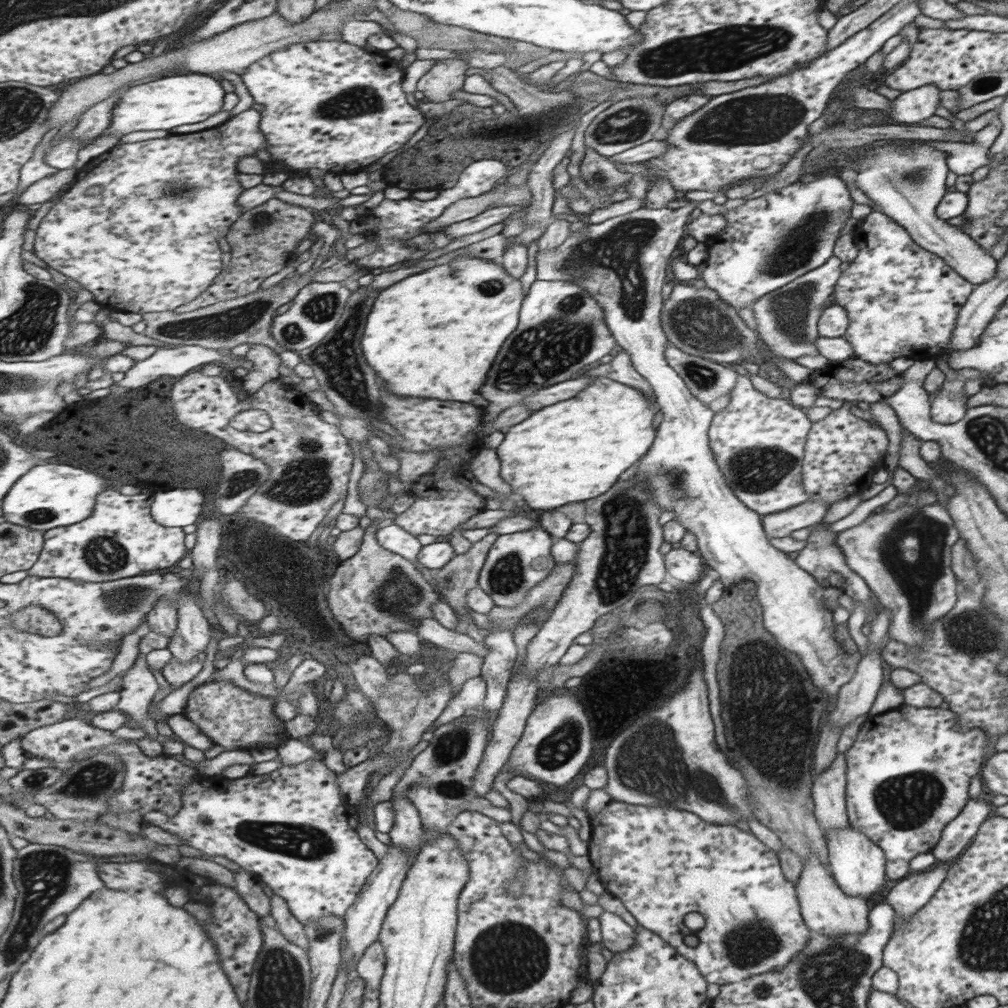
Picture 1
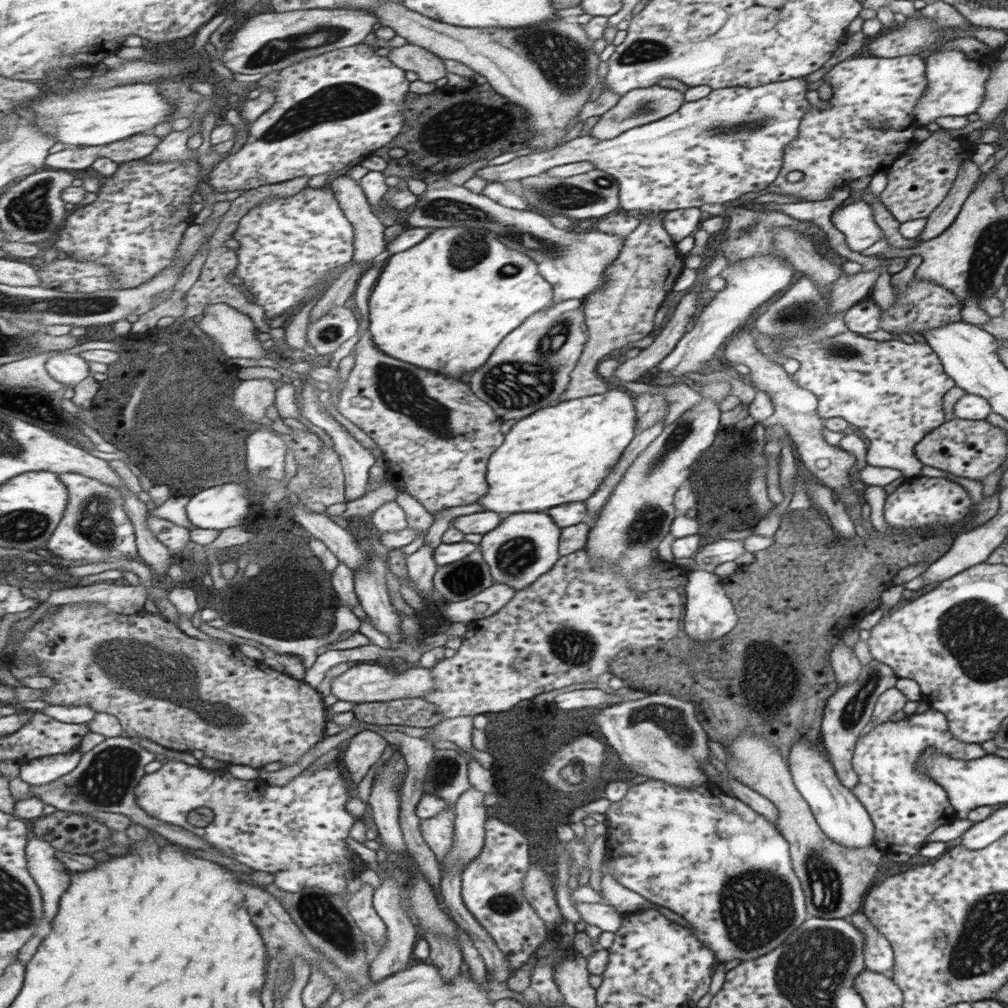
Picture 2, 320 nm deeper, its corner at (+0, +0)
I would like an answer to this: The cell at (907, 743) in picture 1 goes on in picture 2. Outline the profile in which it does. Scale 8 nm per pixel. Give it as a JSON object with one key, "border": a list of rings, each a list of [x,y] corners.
{"border":[[[931,708],[922,714],[907,715],[899,721],[877,723],[869,732],[856,740],[852,769],[859,775],[859,781],[850,790],[871,815],[876,825],[877,844],[874,848],[883,851],[885,855],[903,853],[910,857],[918,856],[918,851],[924,846],[927,835],[937,826],[951,824],[956,818],[954,807],[950,801],[947,802],[948,795],[945,794],[947,791],[927,774],[922,774],[920,769],[917,769],[917,760],[921,758],[923,750],[928,747],[933,747],[936,753],[956,759],[973,760],[986,755],[979,743],[964,743],[956,739],[947,729],[945,716]]]}

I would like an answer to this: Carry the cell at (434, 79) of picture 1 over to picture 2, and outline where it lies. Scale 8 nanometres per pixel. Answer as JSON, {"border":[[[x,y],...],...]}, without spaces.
{"border":[[[411,44],[393,47],[388,57],[403,70],[415,72],[419,79],[426,83],[434,83],[447,76],[446,64],[426,47]]]}

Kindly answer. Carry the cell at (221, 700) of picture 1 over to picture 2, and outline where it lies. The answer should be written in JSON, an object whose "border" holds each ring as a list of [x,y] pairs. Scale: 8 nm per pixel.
{"border":[[[81,603],[81,604],[67,604],[62,605],[61,608],[57,610],[56,613],[47,614],[47,616],[41,617],[28,631],[25,631],[23,639],[20,640],[14,646],[14,655],[15,656],[32,656],[36,662],[41,662],[44,664],[42,671],[40,674],[43,676],[48,676],[51,679],[54,679],[54,685],[49,687],[48,689],[42,690],[44,694],[42,698],[47,701],[49,704],[54,706],[89,706],[93,708],[93,711],[97,711],[97,713],[108,713],[114,715],[122,724],[124,728],[124,732],[126,736],[131,736],[132,738],[136,738],[136,736],[140,736],[141,738],[148,738],[151,742],[155,742],[167,749],[178,750],[181,752],[189,752],[192,750],[201,750],[204,754],[211,758],[219,758],[219,760],[227,760],[229,764],[249,764],[249,766],[253,766],[253,768],[263,768],[263,766],[267,766],[268,764],[275,763],[275,762],[282,762],[285,766],[289,767],[296,763],[297,760],[303,758],[306,754],[309,754],[311,750],[315,750],[317,745],[326,739],[325,735],[325,726],[327,726],[327,718],[325,718],[325,709],[323,708],[323,695],[319,689],[313,688],[304,679],[297,680],[292,678],[291,676],[287,675],[284,671],[278,672],[274,670],[273,667],[270,667],[265,661],[258,661],[251,658],[247,658],[241,650],[238,650],[235,645],[230,644],[226,641],[221,641],[220,643],[217,642],[209,642],[209,640],[197,640],[197,638],[191,638],[191,636],[187,636],[181,628],[173,622],[169,622],[165,616],[161,616],[161,614],[153,614],[153,612],[145,612],[141,611],[140,613],[136,614],[117,614],[117,612],[111,612],[107,606],[103,604],[99,604],[96,607],[91,607],[91,603]]]}

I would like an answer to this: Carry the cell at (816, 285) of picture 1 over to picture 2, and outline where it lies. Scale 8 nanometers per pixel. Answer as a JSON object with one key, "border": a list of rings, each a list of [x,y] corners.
{"border":[[[859,176],[857,180],[850,182],[849,200],[853,200],[853,203],[833,209],[830,216],[831,224],[843,234],[851,252],[859,253],[884,236],[871,217],[871,208],[857,193],[867,188],[870,178],[871,176]]]}

